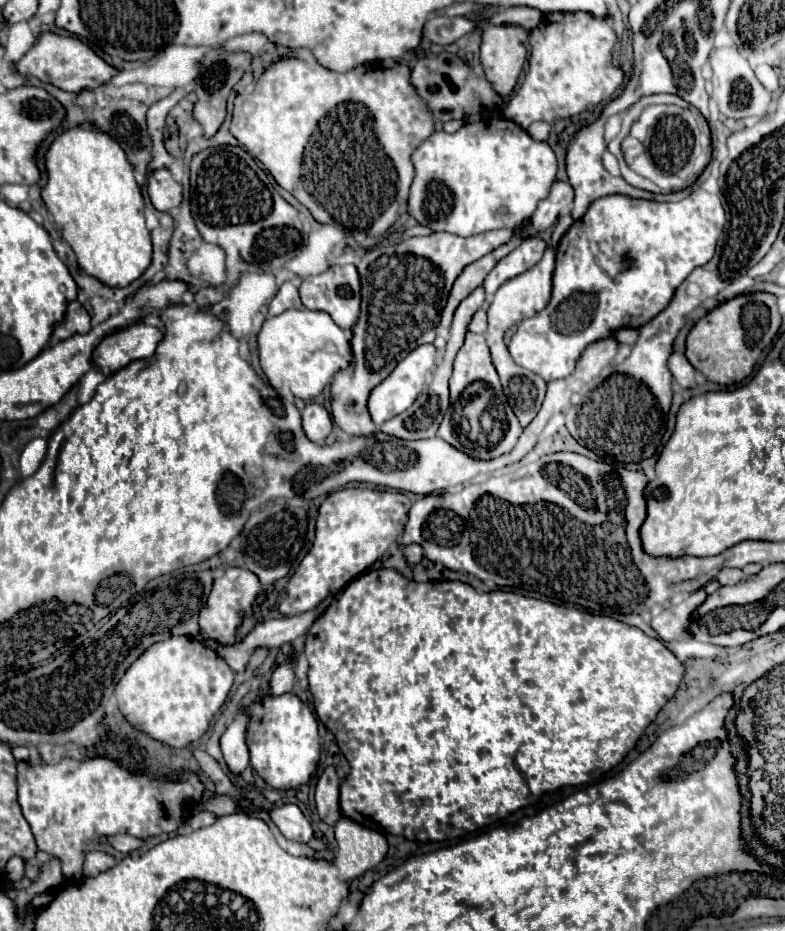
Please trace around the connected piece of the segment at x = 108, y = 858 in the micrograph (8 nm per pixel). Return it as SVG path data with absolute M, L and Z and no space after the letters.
M90 851L90 853L86 853L86 859L84 859L84 875L94 877L102 871L108 871L114 865L116 865L116 859L110 853Z

